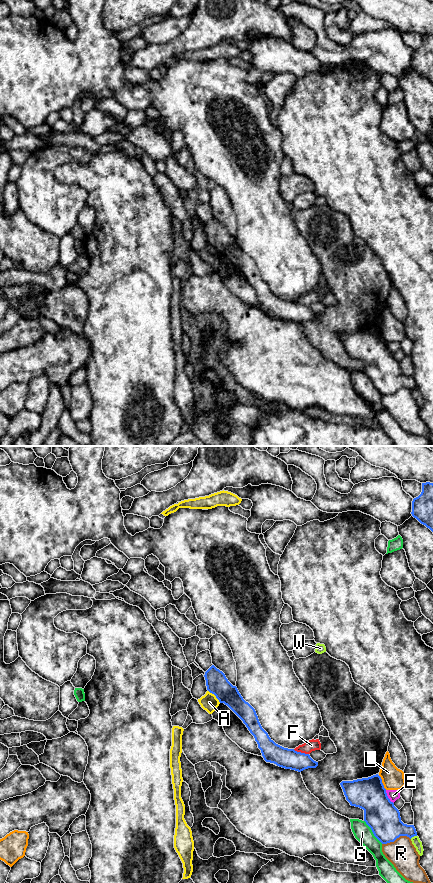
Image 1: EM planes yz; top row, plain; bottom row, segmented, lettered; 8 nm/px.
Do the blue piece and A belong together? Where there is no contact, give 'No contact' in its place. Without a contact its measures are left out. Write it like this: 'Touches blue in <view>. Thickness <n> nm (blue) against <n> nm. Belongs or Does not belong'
Touches blue in yz. Thickness 170 nm (blue) against 140 nm. Does not belong

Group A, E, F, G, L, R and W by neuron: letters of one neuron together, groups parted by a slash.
A / E / F / G / L / R / W

